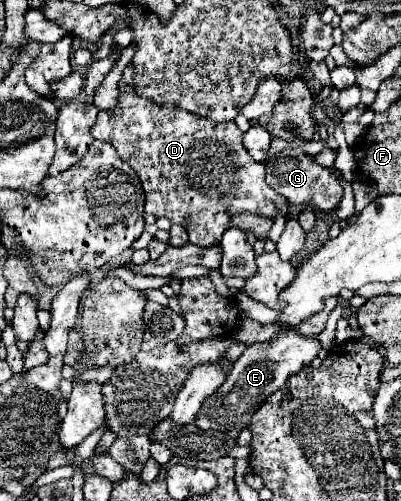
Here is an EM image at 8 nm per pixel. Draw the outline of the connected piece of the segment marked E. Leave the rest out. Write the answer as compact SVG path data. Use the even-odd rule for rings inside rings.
M290 329L280 331L278 337L266 343L248 345L246 351L240 355L240 359L234 363L224 385L214 395L210 395L206 403L202 403L202 411L198 411L196 427L226 431L230 437L236 439L240 431L248 427L252 415L264 403L264 399L274 391L282 389L286 385L288 375L296 375L304 365L310 365L310 361L318 357L320 349L322 345L316 337L302 337Z

